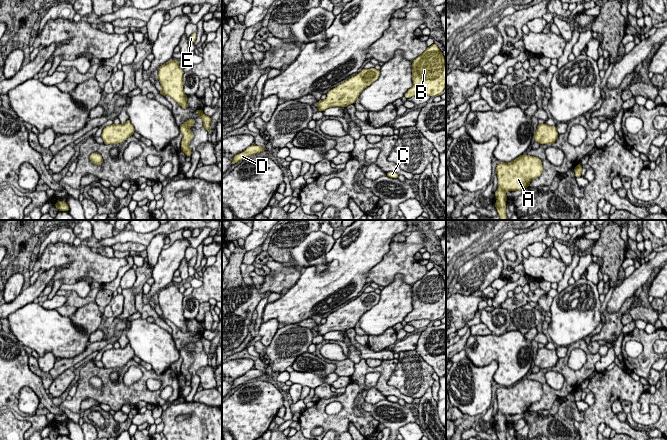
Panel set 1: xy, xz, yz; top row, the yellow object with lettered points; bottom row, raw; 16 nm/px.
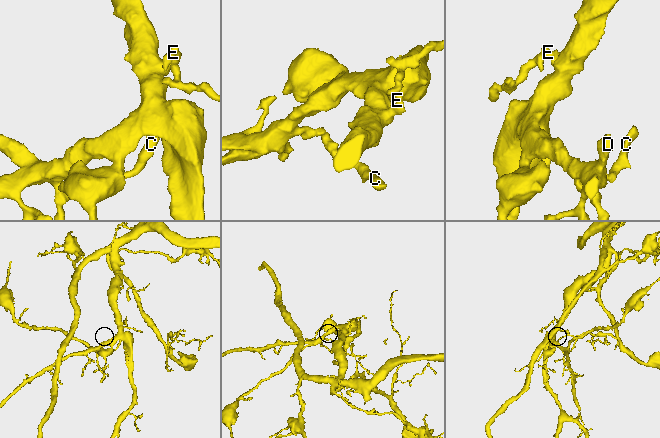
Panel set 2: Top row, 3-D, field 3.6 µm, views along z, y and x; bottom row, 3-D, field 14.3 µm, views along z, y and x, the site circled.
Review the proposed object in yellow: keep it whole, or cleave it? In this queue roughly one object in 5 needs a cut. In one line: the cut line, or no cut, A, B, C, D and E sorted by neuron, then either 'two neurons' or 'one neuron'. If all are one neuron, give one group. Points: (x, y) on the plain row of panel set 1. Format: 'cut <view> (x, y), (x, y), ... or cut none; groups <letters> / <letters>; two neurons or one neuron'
cut none; groups A B C D E; one neuron

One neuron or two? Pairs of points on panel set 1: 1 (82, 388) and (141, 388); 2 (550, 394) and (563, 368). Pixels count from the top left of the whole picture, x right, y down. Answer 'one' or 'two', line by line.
1: one
2: one

